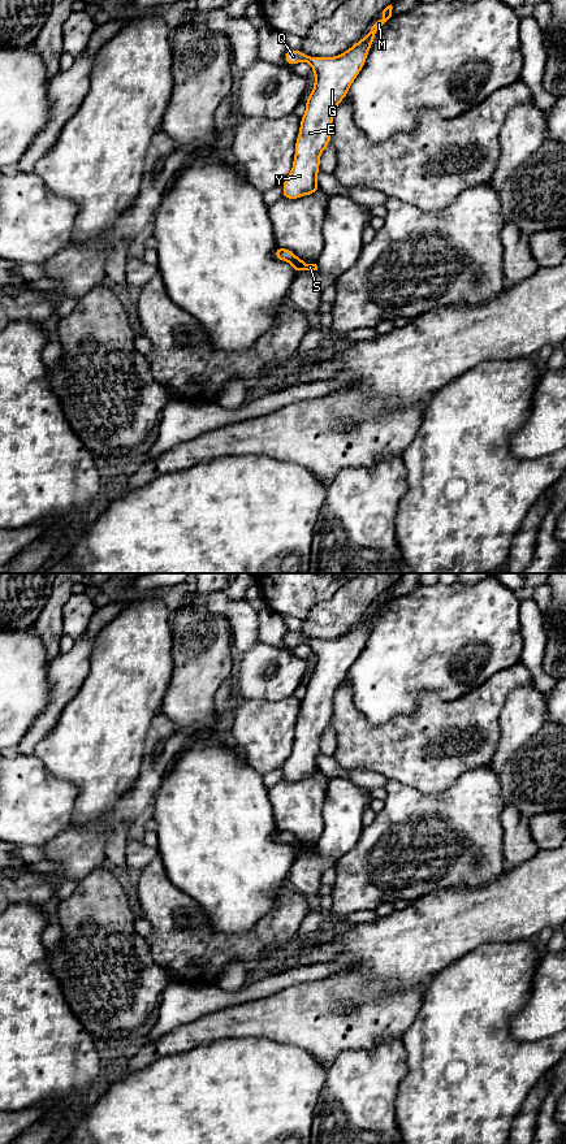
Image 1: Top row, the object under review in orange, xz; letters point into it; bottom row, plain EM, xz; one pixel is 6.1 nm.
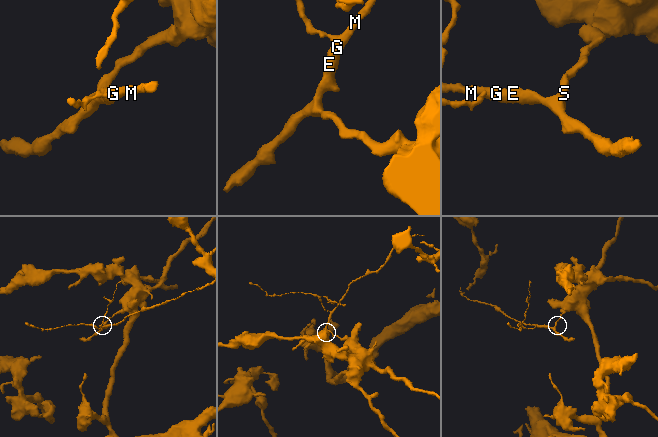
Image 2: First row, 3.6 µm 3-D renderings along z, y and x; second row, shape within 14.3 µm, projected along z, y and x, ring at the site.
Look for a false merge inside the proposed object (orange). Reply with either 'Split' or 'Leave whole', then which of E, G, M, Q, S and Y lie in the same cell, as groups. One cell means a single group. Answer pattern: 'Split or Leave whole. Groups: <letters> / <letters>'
Split. Groups: E G M Q Y / S

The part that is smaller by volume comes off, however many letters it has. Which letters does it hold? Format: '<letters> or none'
E, G, M, Q, Y

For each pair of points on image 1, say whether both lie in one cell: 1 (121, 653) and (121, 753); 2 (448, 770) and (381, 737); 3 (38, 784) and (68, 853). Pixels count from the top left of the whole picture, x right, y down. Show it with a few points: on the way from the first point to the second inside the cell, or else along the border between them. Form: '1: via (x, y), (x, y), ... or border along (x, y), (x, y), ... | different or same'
1: via (121, 677), (121, 728) | same
2: via (431, 763), (423, 763), (409, 749), (398, 749) | same
3: border along (69, 827), (40, 845) | different

